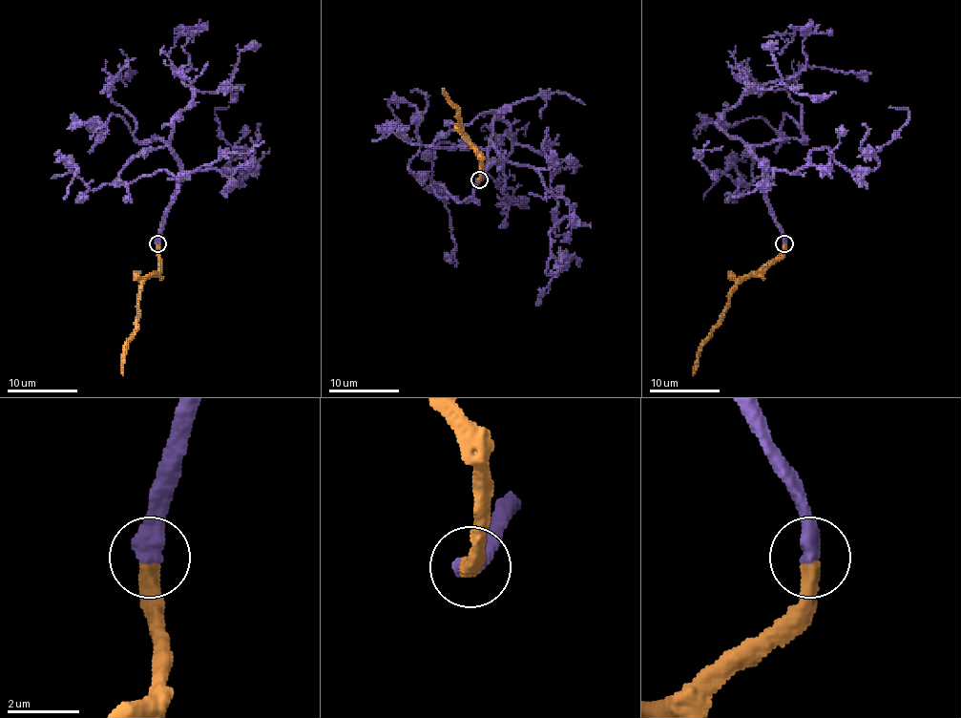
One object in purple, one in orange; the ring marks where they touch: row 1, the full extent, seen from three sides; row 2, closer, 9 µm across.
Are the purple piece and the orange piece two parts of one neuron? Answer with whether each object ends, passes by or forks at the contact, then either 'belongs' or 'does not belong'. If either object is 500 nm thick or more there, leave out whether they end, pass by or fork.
belongs

